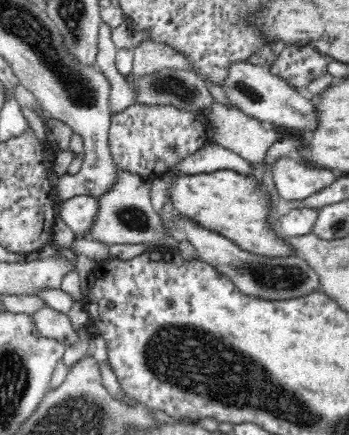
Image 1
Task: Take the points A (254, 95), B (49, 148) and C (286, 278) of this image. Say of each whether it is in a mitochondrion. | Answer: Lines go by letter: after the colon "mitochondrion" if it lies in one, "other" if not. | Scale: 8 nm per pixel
A: mitochondrion
B: other
C: mitochondrion

